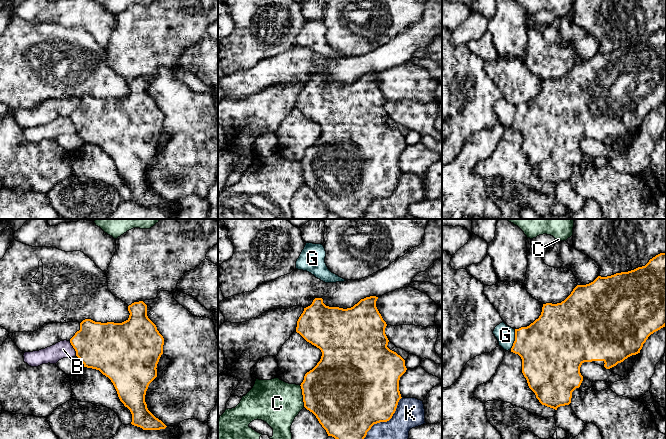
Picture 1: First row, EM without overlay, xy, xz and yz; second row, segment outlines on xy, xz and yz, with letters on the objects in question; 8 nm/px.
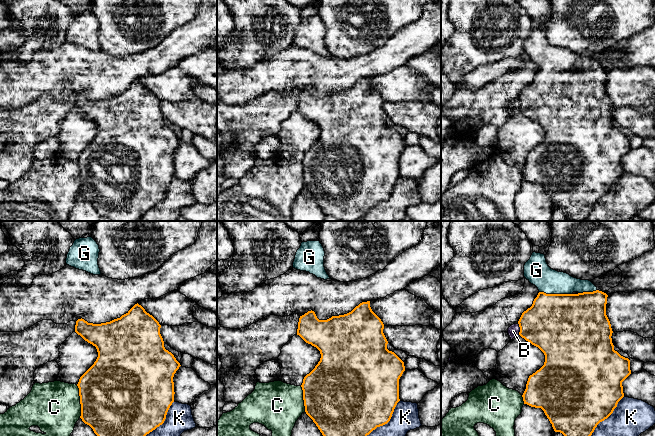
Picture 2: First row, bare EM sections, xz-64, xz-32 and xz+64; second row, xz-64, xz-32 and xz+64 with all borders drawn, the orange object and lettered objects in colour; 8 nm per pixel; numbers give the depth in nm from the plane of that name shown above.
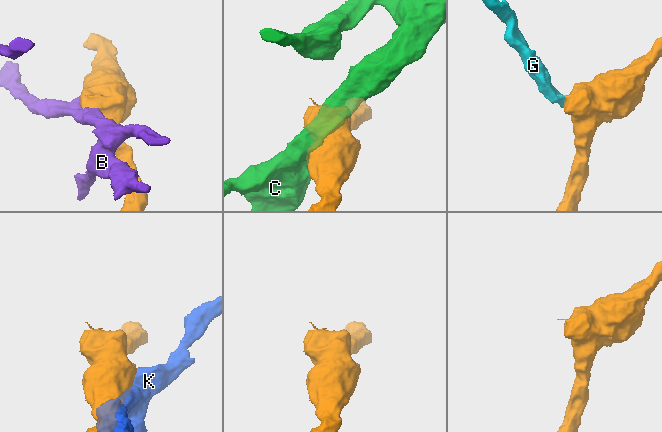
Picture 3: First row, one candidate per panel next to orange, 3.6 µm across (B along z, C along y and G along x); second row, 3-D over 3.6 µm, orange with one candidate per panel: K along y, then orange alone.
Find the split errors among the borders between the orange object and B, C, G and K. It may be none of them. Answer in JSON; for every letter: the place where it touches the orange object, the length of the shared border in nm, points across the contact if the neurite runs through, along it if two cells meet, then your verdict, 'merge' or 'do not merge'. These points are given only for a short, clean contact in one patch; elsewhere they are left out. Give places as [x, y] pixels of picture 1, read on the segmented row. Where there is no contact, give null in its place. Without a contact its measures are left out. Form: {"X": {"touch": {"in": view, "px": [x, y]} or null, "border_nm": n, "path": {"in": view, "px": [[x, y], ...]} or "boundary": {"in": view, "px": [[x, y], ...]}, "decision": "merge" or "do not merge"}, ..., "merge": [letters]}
{"B": {"touch": {"in": "xy", "px": [73, 347]}, "border_nm": 130, "boundary": {"in": "xy", "px": [[69, 341], [76, 355]]}, "decision": "do not merge"}, "C": {"touch": {"in": "xz", "px": [303, 396]}, "border_nm": 190, "decision": "do not merge"}, "G": {"touch": {"in": "yz", "px": [515, 339]}, "border_nm": 170, "decision": "merge"}, "K": {"touch": {"in": "xz", "px": [385, 421]}, "border_nm": 460, "decision": "do not merge"}, "merge": ["G"]}

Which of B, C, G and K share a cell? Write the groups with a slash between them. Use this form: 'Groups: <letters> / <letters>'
Groups: B / C / G / K

